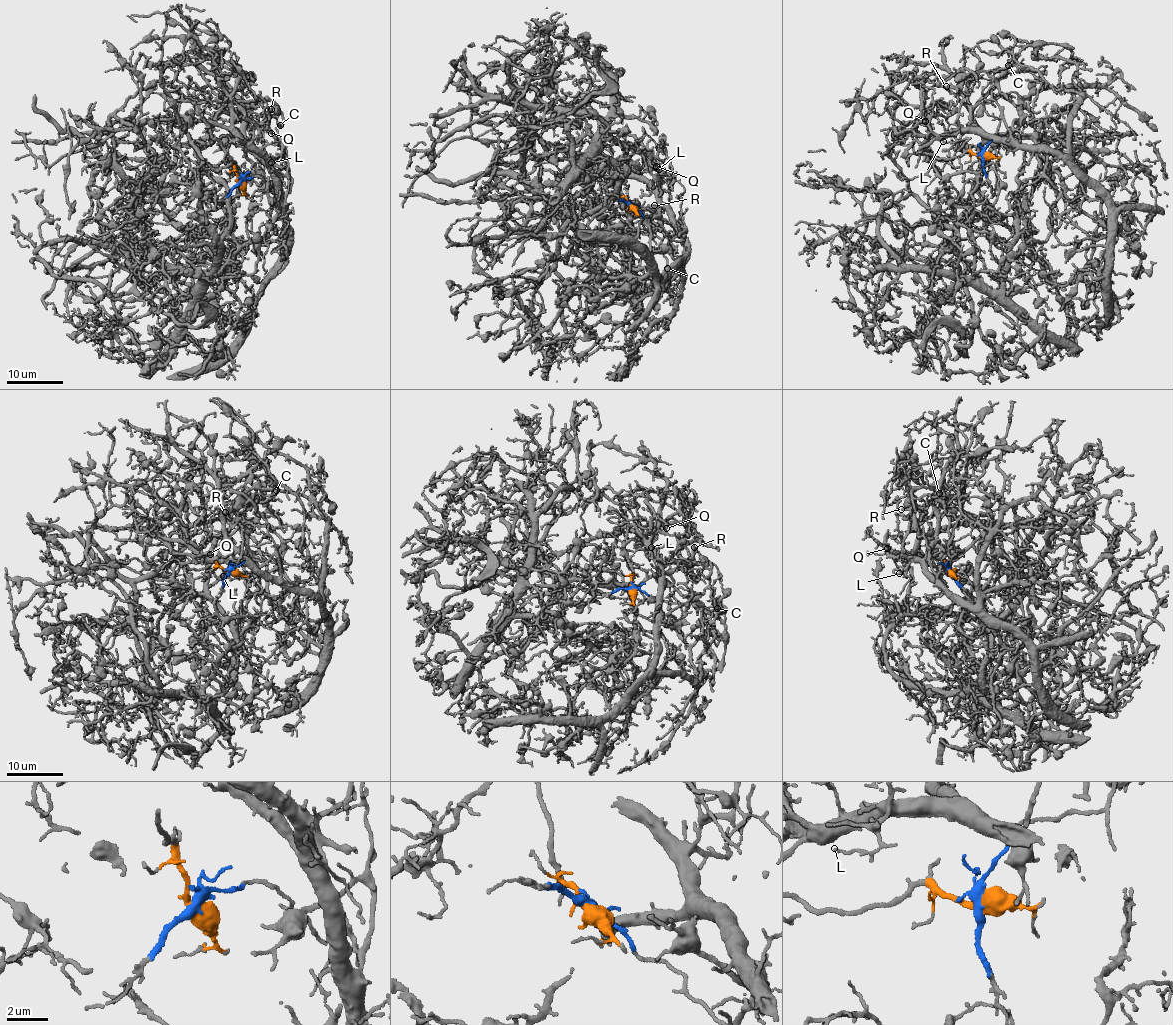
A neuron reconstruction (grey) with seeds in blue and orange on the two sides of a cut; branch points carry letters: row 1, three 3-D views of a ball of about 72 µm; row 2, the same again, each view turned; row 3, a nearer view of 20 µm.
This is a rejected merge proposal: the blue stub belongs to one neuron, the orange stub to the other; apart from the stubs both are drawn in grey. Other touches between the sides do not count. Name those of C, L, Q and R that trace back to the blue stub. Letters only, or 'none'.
C, R

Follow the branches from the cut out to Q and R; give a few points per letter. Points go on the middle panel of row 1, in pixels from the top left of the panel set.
Q: (630, 205), (628, 200), (622, 198), (615, 160), (622, 156), (636, 173), (643, 164), (643, 155), (656, 166)
R: (630, 205), (667, 238), (670, 250), (662, 253), (650, 252), (664, 237), (664, 227), (652, 220), (655, 205)

